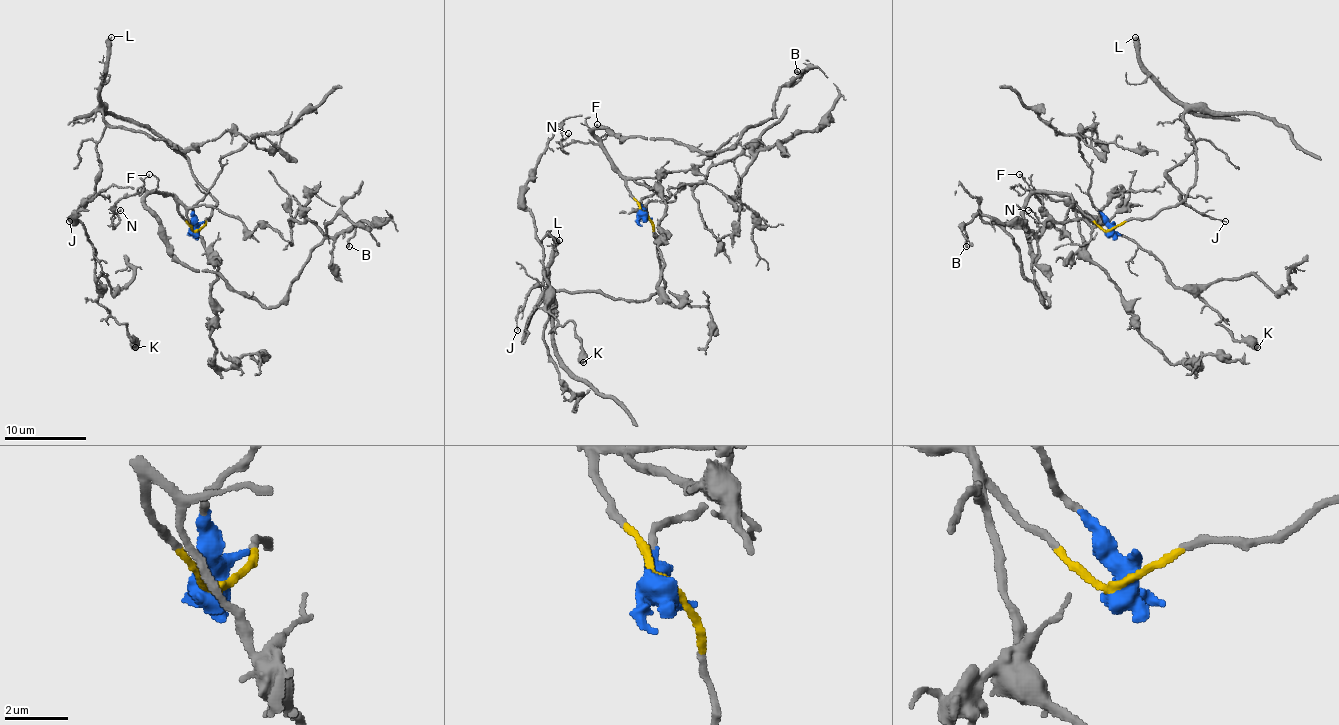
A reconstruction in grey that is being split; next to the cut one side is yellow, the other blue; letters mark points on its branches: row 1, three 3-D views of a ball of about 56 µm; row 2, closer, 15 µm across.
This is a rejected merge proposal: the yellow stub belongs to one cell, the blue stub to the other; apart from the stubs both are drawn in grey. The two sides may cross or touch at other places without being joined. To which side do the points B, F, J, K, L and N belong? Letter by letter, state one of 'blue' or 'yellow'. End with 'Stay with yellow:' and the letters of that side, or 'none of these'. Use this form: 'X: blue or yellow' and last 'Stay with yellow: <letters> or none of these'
B: yellow
F: yellow
J: yellow
K: yellow
L: yellow
N: yellow
Stay with yellow: B, F, J, K, L, N

